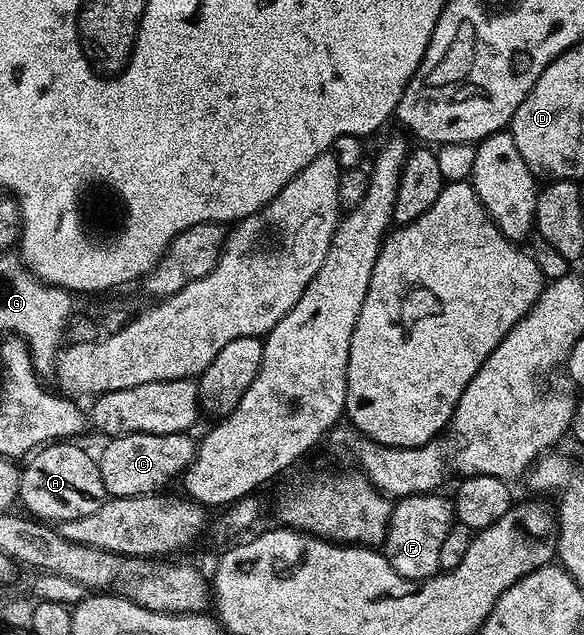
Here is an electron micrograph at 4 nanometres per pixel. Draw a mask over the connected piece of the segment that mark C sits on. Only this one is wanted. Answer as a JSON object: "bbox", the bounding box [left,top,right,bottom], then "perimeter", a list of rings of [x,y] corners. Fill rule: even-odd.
{"bbox":[96,432,196,497],"perimeter":[[[189,432],[185,433],[173,433],[172,435],[152,435],[151,433],[125,433],[119,437],[109,438],[105,442],[106,446],[102,449],[102,454],[99,452],[97,454],[96,460],[98,466],[100,467],[100,479],[104,479],[104,487],[106,488],[107,494],[110,497],[144,497],[147,495],[157,494],[159,491],[165,490],[162,489],[170,480],[181,478],[182,474],[186,472],[186,468],[191,465],[194,461],[194,455],[196,452],[196,441],[195,438],[190,438],[191,434]]]}

